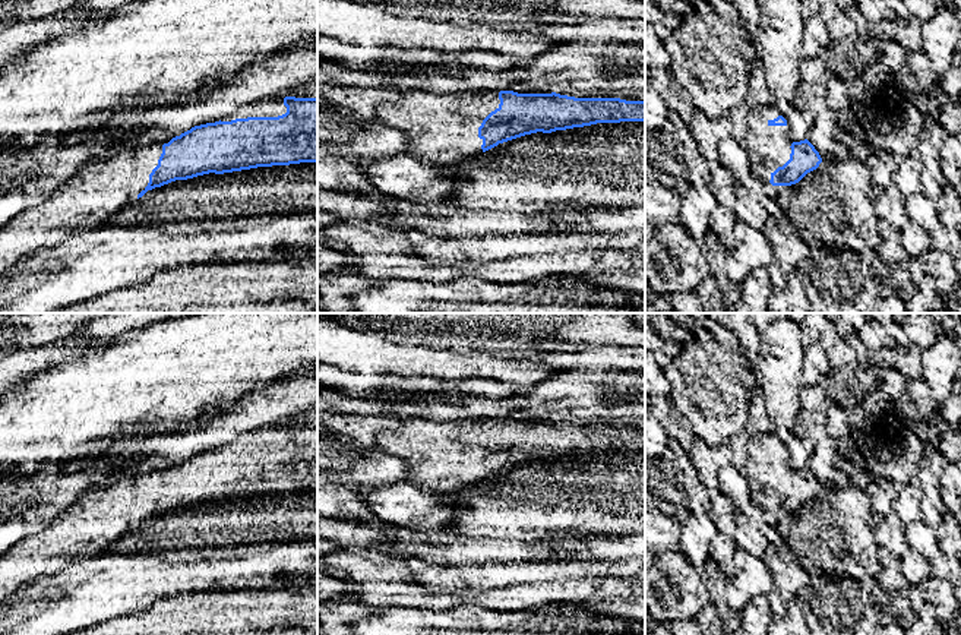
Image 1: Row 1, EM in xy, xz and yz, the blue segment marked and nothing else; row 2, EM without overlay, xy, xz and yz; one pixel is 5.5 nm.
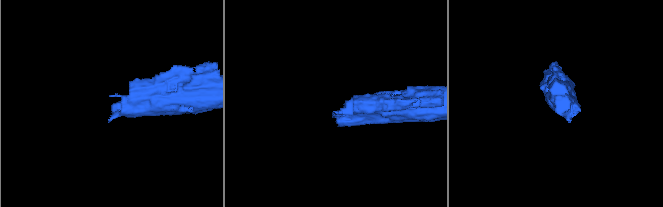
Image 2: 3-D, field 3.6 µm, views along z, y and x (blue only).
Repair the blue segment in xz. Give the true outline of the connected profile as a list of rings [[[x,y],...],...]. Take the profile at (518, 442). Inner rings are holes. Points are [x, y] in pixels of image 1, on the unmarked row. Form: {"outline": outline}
{"outline": [[[414,417],[395,432],[380,430],[377,448],[408,465],[407,481],[429,492],[449,493],[537,459],[645,449],[645,427],[513,418],[437,423]]]}

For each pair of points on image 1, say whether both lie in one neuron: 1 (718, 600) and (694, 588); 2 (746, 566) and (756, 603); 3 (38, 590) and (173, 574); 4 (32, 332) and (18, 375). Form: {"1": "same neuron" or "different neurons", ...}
{"1": "different neurons", "2": "different neurons", "3": "same neuron", "4": "different neurons"}

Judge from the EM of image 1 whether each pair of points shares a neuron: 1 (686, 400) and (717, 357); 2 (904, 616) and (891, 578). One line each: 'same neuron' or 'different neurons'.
1: same neuron
2: same neuron

